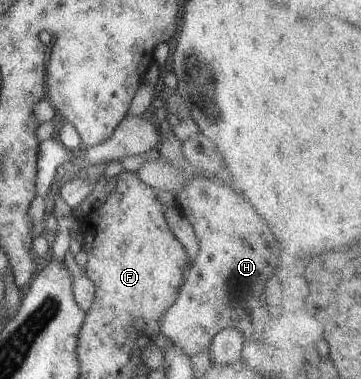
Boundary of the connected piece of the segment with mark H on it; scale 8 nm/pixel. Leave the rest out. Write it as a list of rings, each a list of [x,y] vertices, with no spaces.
[[[207,178],[191,179],[177,194],[174,194],[176,206],[185,220],[191,224],[198,248],[178,290],[175,302],[164,315],[161,315],[160,332],[189,358],[208,348],[212,338],[220,330],[237,330],[244,338],[244,342],[258,341],[262,338],[259,312],[261,302],[257,298],[272,289],[266,284],[266,280],[272,279],[271,273],[276,269],[278,262],[273,254],[271,234],[265,234],[265,224],[259,220],[257,212],[247,202],[241,202],[237,194],[233,194],[229,185],[230,183],[207,180]]]

